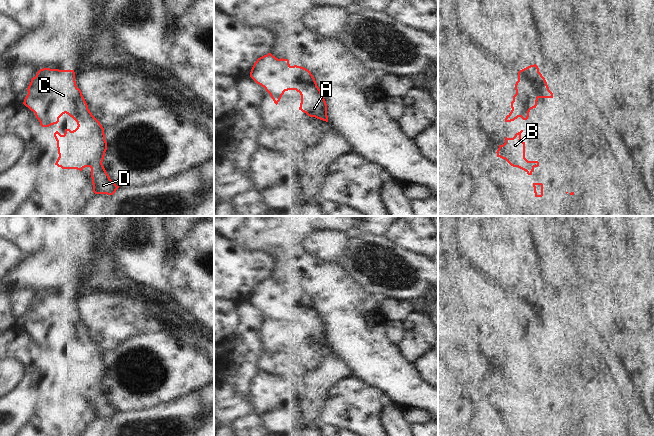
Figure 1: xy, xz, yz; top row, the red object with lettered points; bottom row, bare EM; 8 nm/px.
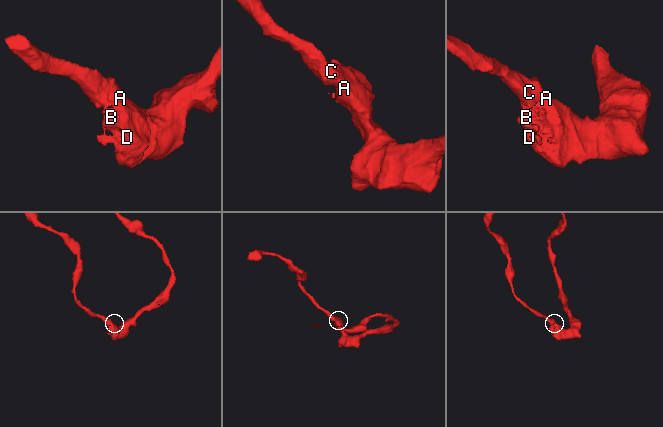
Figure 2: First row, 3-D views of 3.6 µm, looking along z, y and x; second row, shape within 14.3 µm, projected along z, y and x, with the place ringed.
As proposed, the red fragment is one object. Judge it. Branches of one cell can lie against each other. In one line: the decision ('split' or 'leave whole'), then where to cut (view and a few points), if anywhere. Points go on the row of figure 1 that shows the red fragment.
leave whole | no cut

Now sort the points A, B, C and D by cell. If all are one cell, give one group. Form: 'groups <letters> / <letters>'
groups A B C D

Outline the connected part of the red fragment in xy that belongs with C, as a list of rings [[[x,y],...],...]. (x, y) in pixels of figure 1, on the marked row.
[[[40,69],[36,76],[31,79],[27,91],[28,94],[23,104],[35,113],[42,127],[57,124],[59,118],[65,113],[77,122],[78,126],[73,131],[65,129],[63,135],[58,131],[54,133],[59,154],[55,165],[62,169],[80,171],[85,167],[90,167],[93,192],[95,194],[113,195],[119,186],[110,179],[102,164],[107,150],[104,128],[88,109],[82,92],[76,85],[74,70]]]

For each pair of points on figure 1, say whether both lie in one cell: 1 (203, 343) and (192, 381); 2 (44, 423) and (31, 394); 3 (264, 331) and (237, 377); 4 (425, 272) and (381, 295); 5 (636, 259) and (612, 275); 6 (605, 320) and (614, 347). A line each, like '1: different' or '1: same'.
1: different
2: different
3: same
4: same
5: different
6: same

